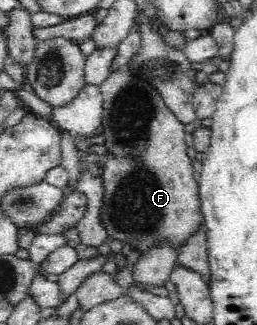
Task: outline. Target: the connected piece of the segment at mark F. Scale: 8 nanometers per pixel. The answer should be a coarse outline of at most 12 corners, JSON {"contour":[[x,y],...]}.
{"contour":[[125,64],[100,84],[99,219],[140,255],[204,227],[185,130]]}

